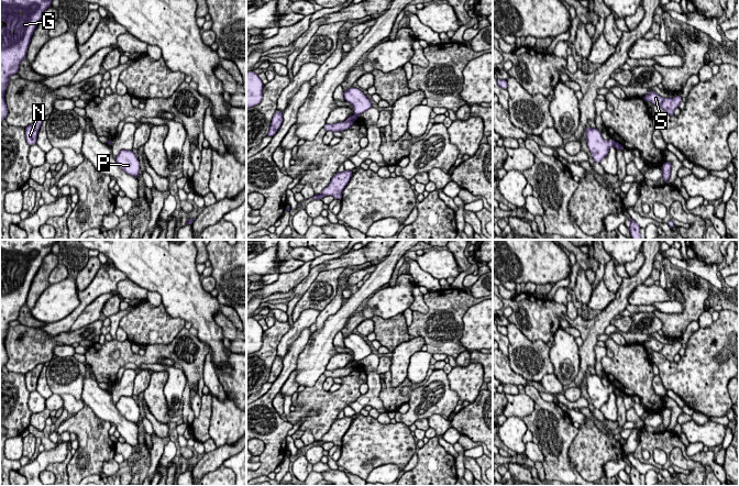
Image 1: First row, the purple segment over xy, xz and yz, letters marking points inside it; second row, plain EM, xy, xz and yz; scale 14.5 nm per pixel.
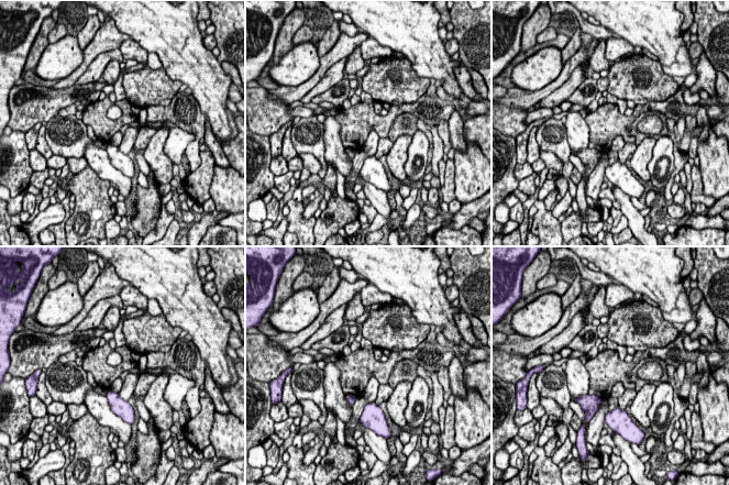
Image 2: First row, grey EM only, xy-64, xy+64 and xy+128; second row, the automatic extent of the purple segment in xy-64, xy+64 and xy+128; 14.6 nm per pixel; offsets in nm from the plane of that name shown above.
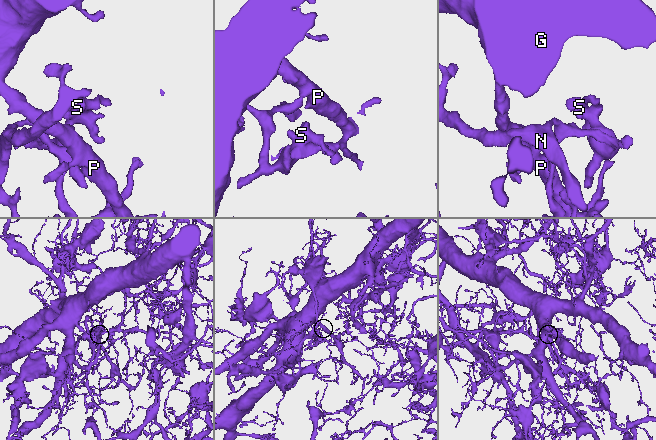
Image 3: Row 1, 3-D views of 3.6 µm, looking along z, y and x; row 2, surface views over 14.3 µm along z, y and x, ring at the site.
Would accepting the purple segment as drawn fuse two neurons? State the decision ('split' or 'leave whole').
split

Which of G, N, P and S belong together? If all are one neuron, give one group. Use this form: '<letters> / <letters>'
G P / N S

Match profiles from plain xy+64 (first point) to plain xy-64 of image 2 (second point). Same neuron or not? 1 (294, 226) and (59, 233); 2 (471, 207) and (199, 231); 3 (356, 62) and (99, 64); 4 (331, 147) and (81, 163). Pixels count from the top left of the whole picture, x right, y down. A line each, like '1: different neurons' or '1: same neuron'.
1: same neuron
2: same neuron
3: different neurons
4: different neurons

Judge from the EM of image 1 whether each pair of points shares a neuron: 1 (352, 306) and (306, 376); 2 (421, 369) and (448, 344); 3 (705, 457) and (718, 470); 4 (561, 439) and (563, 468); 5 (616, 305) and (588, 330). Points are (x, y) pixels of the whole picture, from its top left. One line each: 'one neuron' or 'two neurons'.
1: one neuron
2: two neurons
3: one neuron
4: one neuron
5: one neuron

